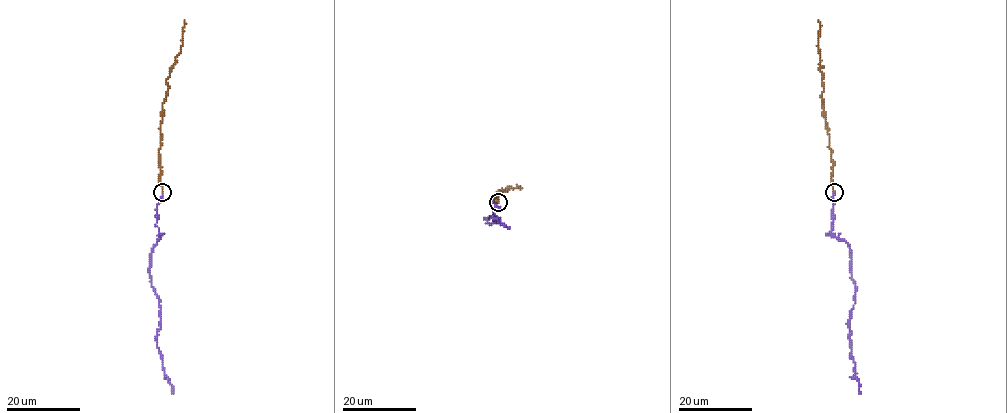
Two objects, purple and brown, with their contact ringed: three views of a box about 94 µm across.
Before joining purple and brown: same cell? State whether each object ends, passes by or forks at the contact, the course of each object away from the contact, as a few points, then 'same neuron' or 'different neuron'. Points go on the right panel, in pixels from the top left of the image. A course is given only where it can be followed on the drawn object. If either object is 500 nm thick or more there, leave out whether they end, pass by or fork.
purple ends there; brown ends there; purple runs (833, 191), (830, 233), (850, 247), (855, 288), (849, 331), (860, 393); brown runs (834, 191), (833, 161), (821, 94), (824, 75), (819, 70), (820, 26), (818, 20); same neuron

